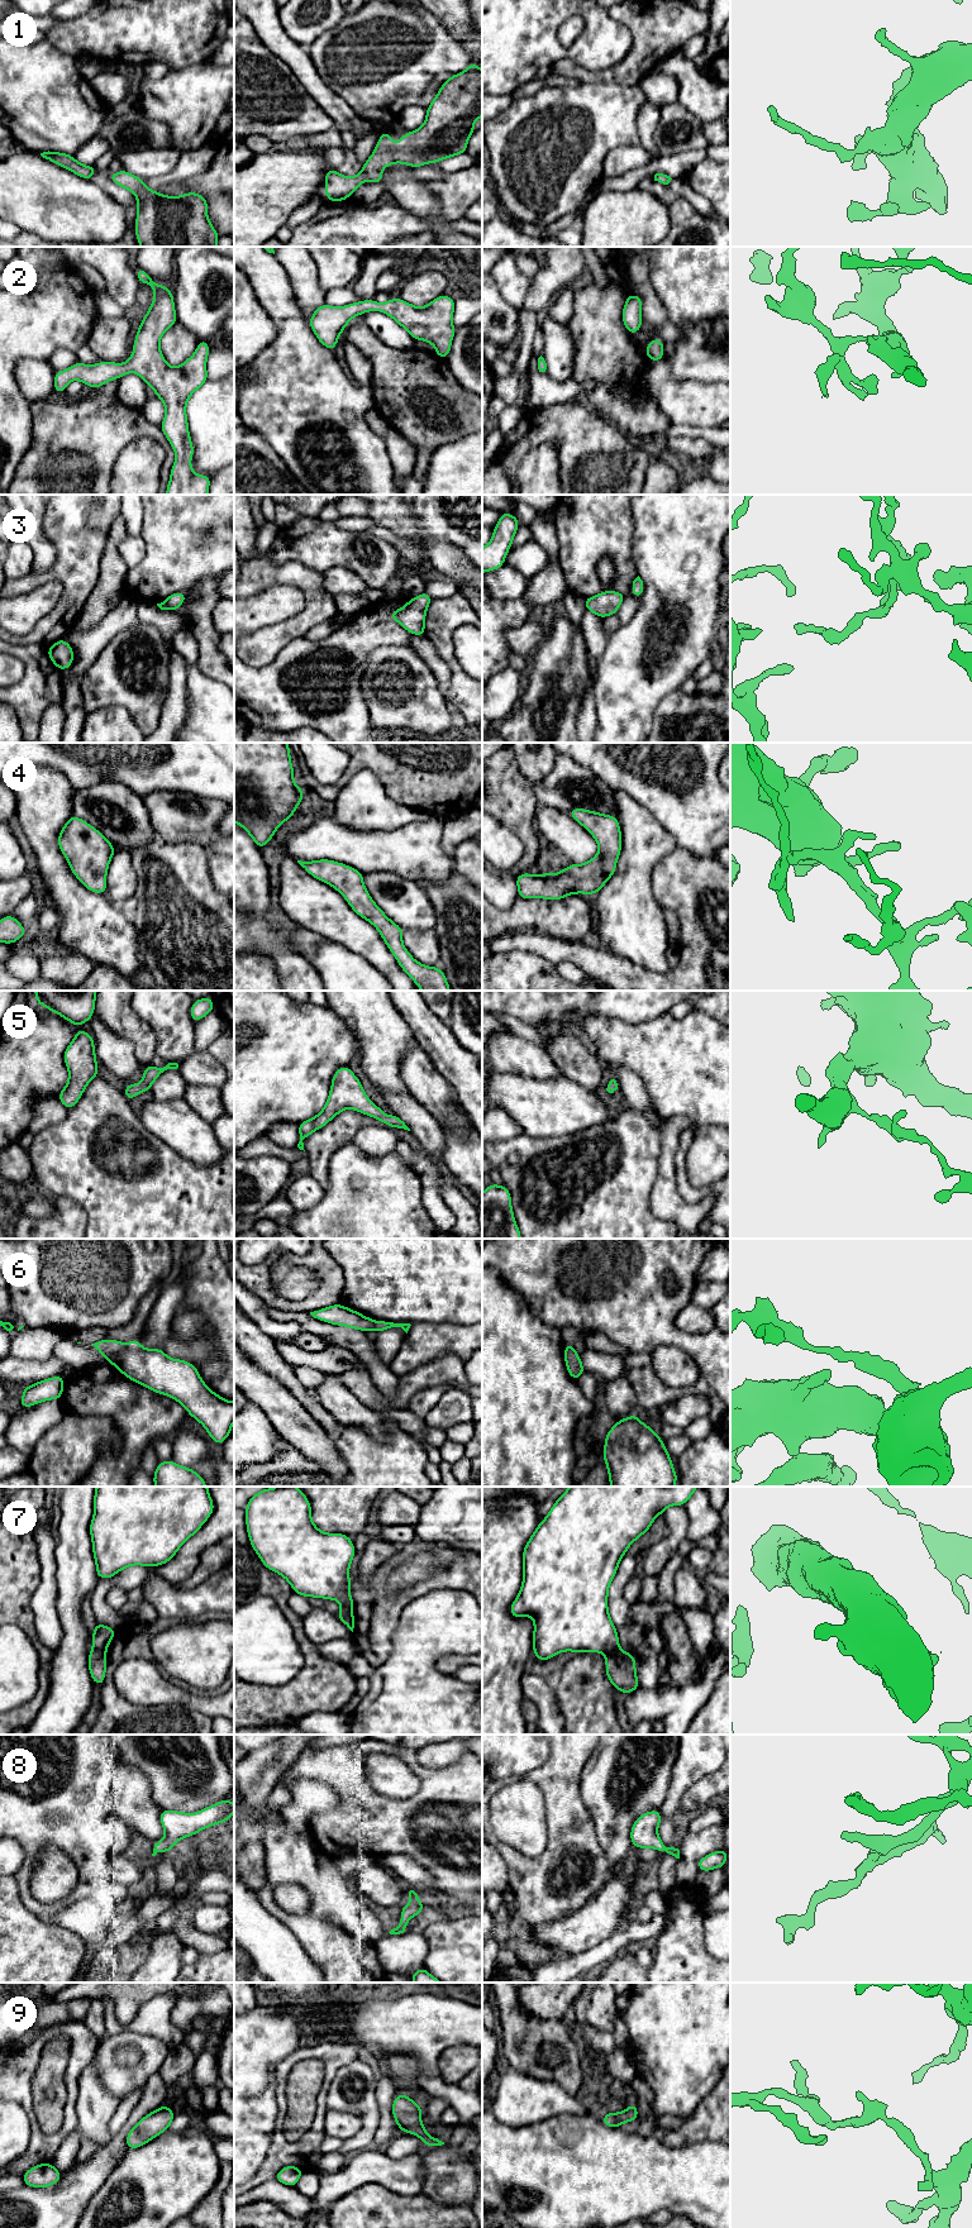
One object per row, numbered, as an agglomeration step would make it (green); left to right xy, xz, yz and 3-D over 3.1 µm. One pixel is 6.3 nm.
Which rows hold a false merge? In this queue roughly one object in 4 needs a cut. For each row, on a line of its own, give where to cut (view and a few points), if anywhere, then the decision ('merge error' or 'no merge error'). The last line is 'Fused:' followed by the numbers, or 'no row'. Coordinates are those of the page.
1: no cut | no merge error
2: no cut | no merge error
3: no cut | no merge error
4: no cut | no merge error
5: no cut | no merge error
6: xy (125, 1344), (118, 1354), (108, 1360) | merge error
7: yz (618, 1647), (605, 1654) | merge error
8: no cut | no merge error
9: no cut | no merge error
Fused: 6, 7

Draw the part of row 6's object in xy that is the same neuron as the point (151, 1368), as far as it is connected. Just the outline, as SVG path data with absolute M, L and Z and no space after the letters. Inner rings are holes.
M138 1339L125 1344L125 1349L109 1360L128 1379L181 1403L187 1413L200 1422L210 1439L223 1445L232 1433L234 1422L234 1402L214 1393L200 1377L199 1370L189 1361L168 1358L162 1349L143 1349Z

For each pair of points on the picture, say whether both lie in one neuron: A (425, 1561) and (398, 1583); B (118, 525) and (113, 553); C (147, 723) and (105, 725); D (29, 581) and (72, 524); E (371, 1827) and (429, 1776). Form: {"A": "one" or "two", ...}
{"A": "one", "B": "one", "C": "two", "D": "one", "E": "one"}

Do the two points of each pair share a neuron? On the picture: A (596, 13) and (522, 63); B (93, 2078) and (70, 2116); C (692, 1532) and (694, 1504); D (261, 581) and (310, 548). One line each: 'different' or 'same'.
A: same
B: different
C: same
D: different

